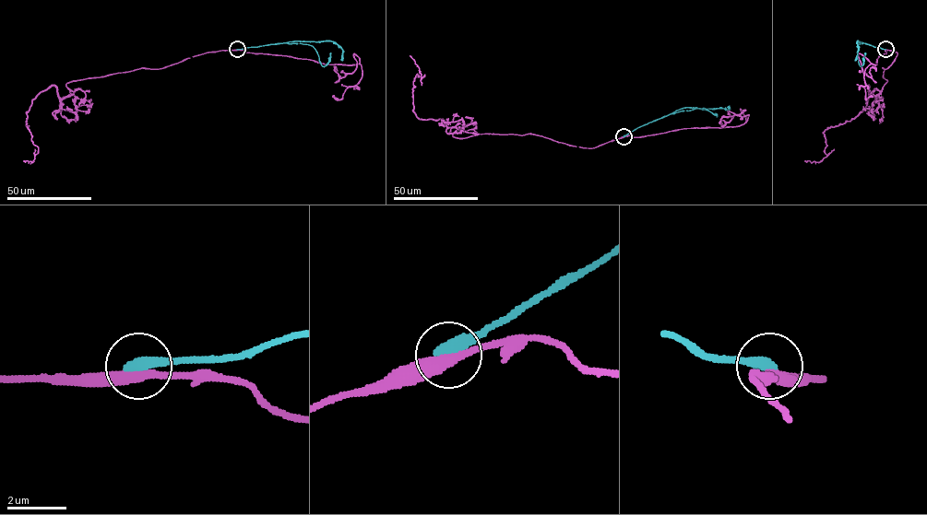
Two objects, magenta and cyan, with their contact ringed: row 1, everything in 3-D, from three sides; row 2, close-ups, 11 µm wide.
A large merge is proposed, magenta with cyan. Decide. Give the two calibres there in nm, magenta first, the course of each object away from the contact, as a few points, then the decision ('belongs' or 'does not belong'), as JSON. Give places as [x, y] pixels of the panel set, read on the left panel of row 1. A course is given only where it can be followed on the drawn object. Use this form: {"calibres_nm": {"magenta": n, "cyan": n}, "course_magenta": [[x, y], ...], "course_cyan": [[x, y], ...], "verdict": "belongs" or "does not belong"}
{"calibres_nm": {"magenta": 360, "cyan": 500}, "course_magenta": [[237, 50], [72, 80], [73, 92], [61, 99], [52, 85], [27, 112], [38, 152], [23, 160]], "course_cyan": [[237, 49], [293, 40], [333, 41], [342, 50], [342, 61]], "verdict": "does not belong"}

